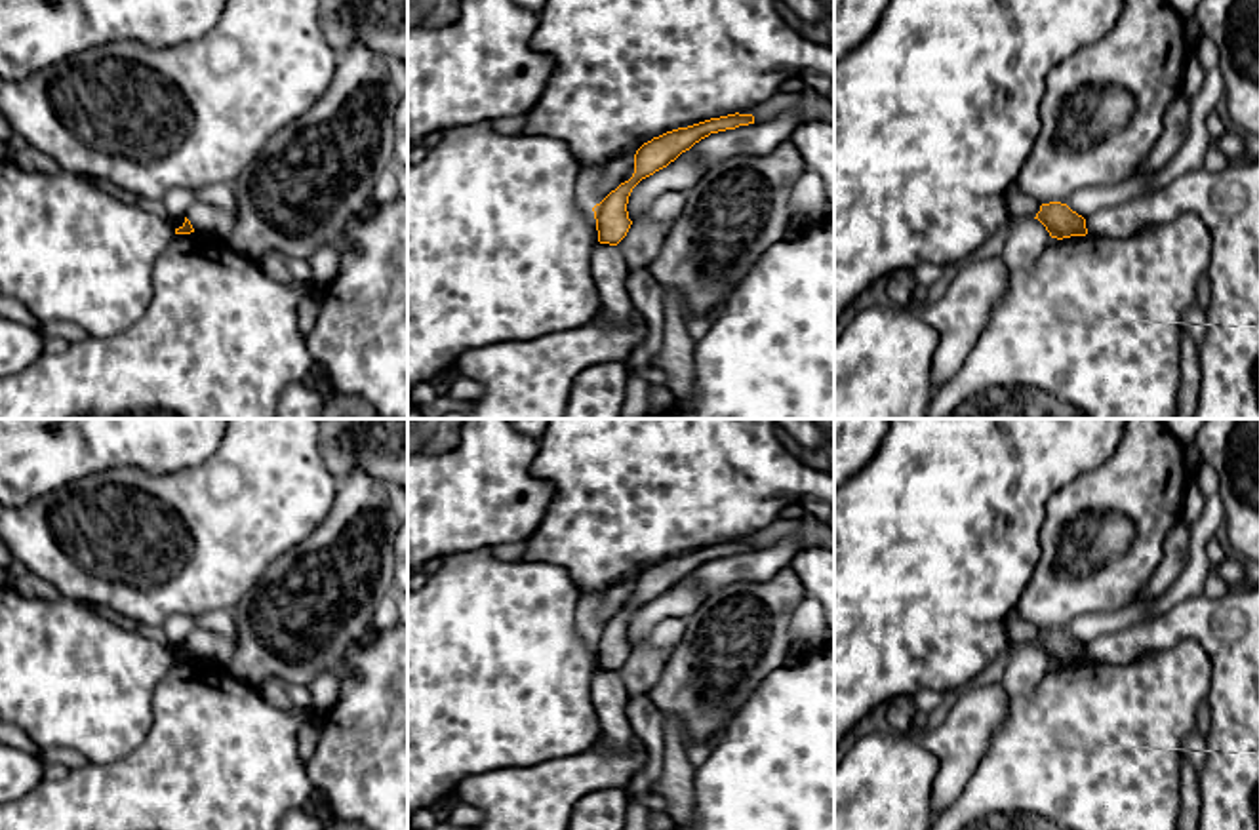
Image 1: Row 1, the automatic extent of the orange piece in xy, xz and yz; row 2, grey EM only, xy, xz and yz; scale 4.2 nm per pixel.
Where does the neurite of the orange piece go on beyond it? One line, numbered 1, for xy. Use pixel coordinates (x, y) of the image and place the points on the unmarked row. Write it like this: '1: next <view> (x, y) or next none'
1: next none

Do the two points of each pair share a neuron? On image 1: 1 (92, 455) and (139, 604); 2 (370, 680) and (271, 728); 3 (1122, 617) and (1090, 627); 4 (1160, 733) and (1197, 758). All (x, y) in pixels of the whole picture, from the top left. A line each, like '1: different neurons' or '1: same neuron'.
1: different neurons
2: different neurons
3: same neuron
4: different neurons

